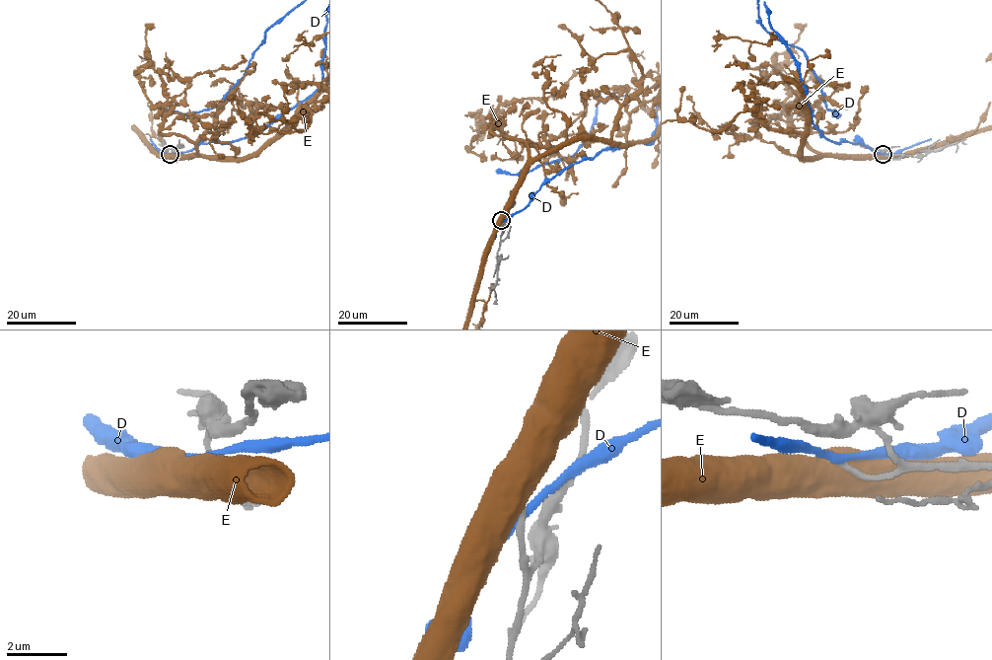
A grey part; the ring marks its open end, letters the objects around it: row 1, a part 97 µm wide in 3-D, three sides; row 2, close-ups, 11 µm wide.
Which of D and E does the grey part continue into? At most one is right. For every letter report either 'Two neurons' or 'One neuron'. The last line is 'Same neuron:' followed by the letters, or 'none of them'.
D: Two neurons
E: Two neurons
Same neuron: none of them

